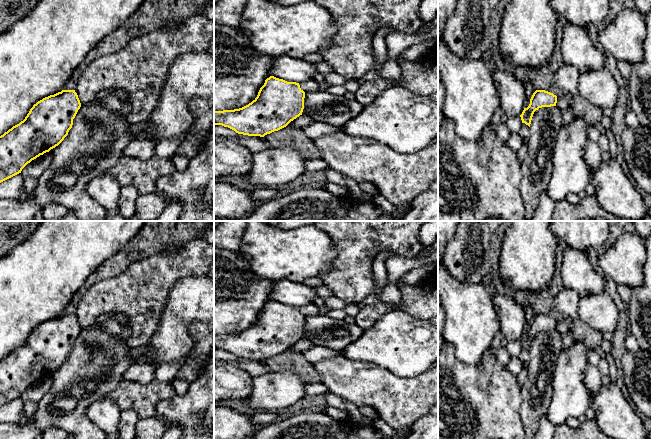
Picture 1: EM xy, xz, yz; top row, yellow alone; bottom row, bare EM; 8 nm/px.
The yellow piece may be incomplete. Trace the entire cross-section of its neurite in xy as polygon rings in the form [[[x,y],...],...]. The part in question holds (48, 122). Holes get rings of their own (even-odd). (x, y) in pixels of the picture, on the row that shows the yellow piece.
[[[62,90],[38,101],[23,121],[1,135],[0,183],[58,146],[72,128],[80,107],[75,90]]]

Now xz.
[[[270,76],[260,88],[257,97],[248,105],[234,110],[214,111],[214,125],[228,127],[238,134],[264,137],[286,127],[302,115],[304,98],[305,92],[299,83]]]

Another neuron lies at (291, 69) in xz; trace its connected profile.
[[[288,55],[273,57],[270,70],[271,76],[299,84],[313,79],[316,73],[314,63]]]

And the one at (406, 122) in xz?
[[[392,86],[365,105],[355,118],[342,126],[342,130],[353,137],[374,139],[399,153],[414,153],[438,139],[438,103],[430,96],[416,95],[405,87]]]

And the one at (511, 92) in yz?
[[[498,69],[493,71],[493,75],[498,87],[499,107],[503,114],[508,118],[520,116],[524,110],[525,86],[514,72]]]

